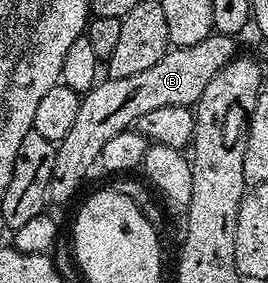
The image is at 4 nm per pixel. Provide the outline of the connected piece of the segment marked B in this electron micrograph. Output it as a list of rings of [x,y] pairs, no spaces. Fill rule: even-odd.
[[[207,36],[202,42],[194,42],[194,46],[185,48],[169,47],[150,70],[142,70],[142,74],[133,74],[131,78],[104,78],[95,88],[83,93],[78,115],[70,126],[66,138],[56,144],[54,154],[54,174],[50,174],[48,200],[51,203],[64,204],[76,196],[76,191],[84,184],[88,171],[97,167],[102,146],[114,134],[127,132],[136,123],[136,119],[150,110],[158,110],[161,106],[194,106],[198,98],[202,98],[202,90],[206,90],[206,82],[218,74],[238,55],[237,41],[230,36]]]

